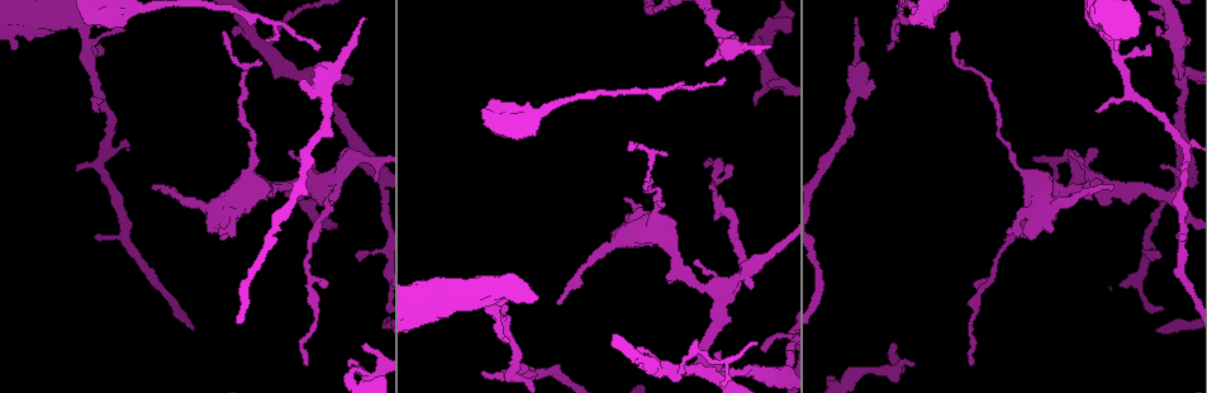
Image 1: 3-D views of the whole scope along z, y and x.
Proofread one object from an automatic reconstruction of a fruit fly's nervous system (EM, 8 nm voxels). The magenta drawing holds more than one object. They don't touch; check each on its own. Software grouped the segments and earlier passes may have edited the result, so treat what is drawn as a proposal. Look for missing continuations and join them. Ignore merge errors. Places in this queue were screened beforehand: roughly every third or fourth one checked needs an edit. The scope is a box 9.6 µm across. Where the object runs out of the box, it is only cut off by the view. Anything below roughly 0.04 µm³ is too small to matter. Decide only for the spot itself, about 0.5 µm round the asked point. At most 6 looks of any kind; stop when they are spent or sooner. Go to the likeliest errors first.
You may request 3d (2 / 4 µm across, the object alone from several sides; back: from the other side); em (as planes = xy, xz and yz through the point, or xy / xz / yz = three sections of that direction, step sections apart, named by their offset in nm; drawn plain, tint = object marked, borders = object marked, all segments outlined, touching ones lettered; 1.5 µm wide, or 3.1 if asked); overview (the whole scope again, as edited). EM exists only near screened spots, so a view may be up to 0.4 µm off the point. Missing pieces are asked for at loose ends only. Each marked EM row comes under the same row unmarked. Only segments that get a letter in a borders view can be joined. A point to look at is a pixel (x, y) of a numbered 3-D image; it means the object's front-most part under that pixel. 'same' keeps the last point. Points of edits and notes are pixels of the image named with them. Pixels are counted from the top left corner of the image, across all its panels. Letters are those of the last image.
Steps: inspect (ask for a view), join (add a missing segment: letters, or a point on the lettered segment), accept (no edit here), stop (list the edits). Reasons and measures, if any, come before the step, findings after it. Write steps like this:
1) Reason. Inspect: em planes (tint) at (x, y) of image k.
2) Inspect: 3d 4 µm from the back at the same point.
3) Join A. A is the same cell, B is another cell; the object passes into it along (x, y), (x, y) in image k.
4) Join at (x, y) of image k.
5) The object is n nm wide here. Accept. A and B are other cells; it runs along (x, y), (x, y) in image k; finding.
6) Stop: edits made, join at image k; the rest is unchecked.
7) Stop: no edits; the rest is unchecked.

Tapers out. Inspect: em planes (borders) at (764, 351) of image 1.

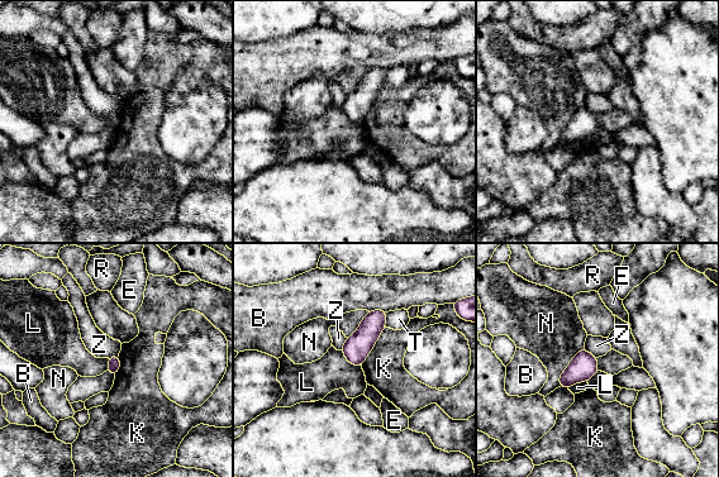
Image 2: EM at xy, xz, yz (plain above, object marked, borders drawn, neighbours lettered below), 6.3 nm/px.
Accept. B, E, K, L, N, R, T and Z are other cells; none of them fits.

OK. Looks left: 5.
Thin end. Inspect: 3d 2 µm at (772, 46) of image 1.

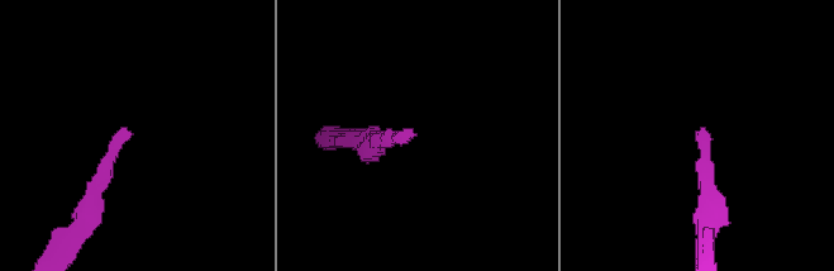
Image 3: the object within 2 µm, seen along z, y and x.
Inspect: em planes (borders) at (701, 129) of image 3.

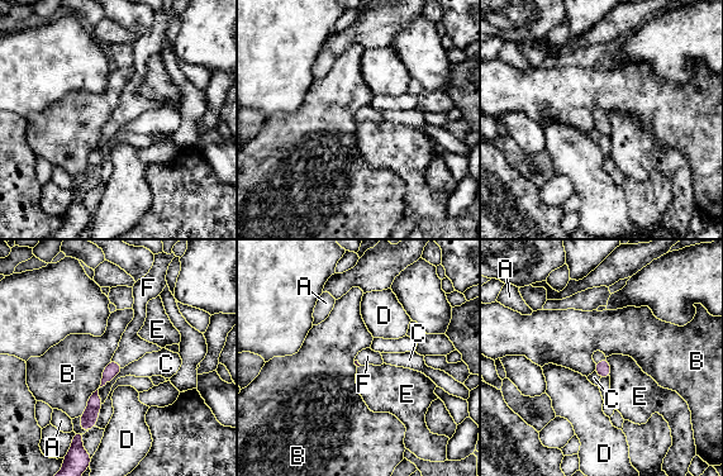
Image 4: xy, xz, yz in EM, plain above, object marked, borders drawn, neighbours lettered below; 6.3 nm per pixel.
The longest contact is with B, 420 nm. Join F. F is the same cell, A, B, C, D and E are other cells; the object passes into it along (113, 369), (117, 362), (132, 347) in image 4; it goes on there.

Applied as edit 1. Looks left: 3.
Stop: edits made, join at image 4; the rest is unchecked.

